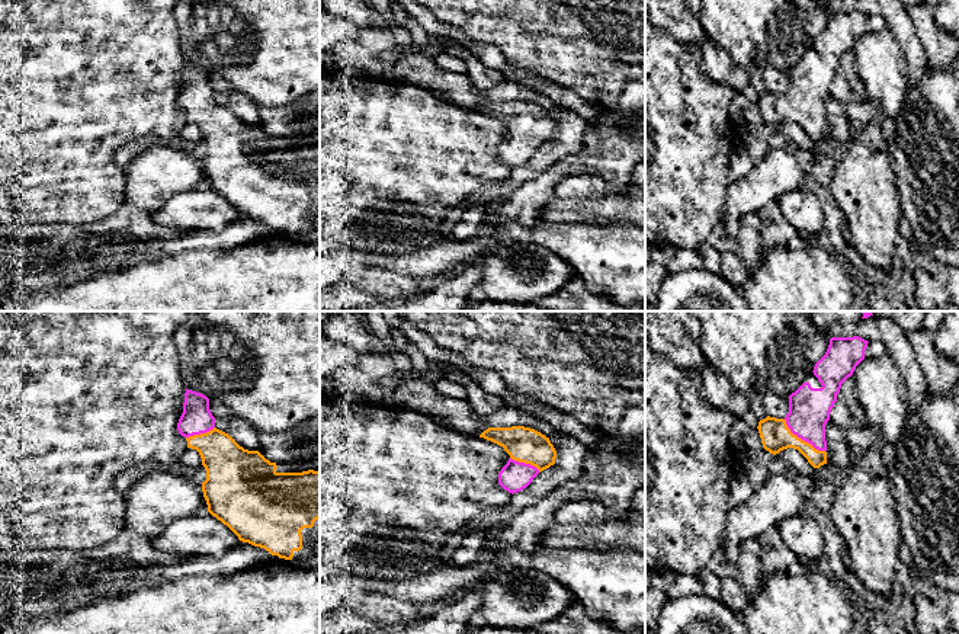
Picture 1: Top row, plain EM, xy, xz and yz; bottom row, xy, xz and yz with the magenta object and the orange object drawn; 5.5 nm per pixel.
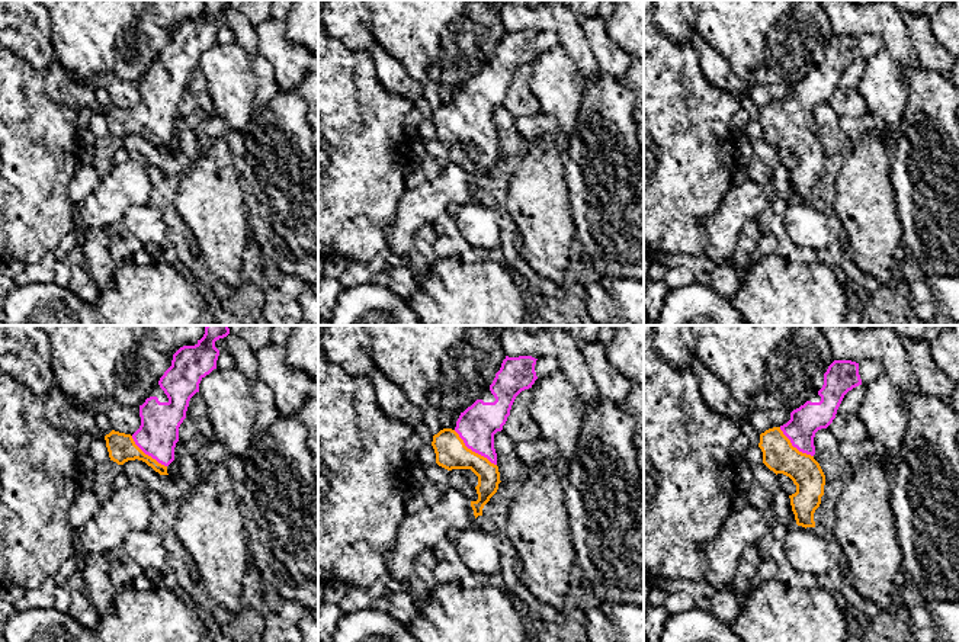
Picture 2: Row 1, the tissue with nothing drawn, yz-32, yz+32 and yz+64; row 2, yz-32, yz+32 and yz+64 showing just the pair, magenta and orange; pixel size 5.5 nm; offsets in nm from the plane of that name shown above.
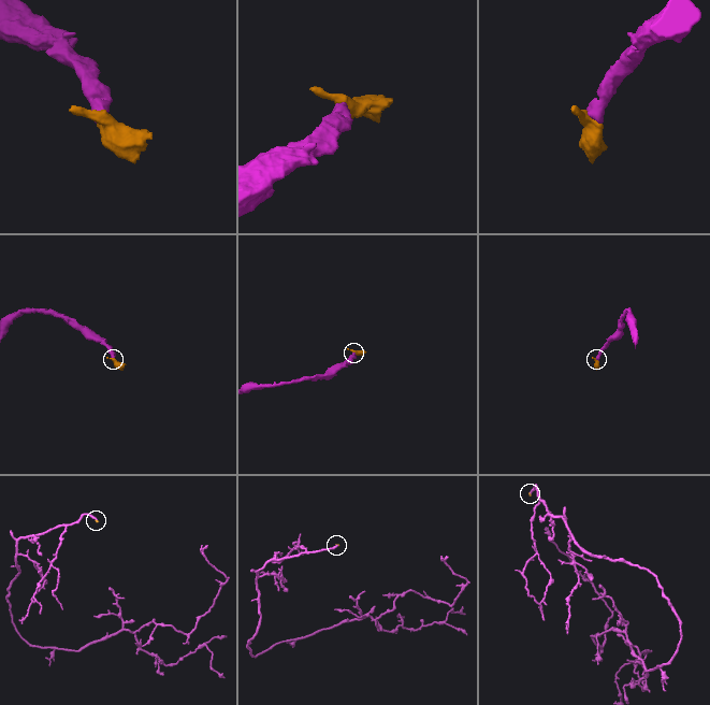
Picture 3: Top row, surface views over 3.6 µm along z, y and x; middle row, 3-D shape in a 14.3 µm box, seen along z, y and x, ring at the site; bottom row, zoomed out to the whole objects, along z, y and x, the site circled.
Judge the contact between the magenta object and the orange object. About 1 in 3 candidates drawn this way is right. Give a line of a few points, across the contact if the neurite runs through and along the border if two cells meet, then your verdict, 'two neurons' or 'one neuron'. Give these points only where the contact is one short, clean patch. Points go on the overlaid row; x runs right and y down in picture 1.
line yz (810, 409), (802, 429), (802, 439), (795, 434), (775, 434); one neuron

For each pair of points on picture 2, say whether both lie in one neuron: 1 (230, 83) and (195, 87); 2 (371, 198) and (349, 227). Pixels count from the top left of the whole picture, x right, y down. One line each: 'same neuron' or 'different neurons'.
1: different neurons
2: same neuron

